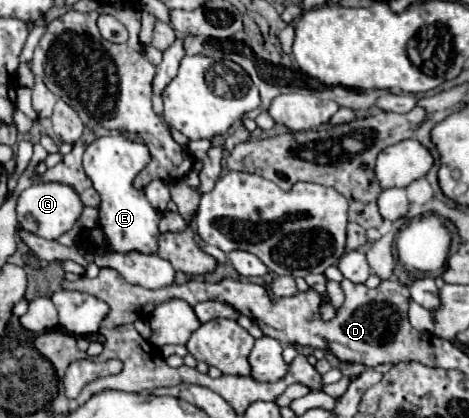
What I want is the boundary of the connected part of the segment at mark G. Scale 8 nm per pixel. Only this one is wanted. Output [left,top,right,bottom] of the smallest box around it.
[18,181,82,239]

